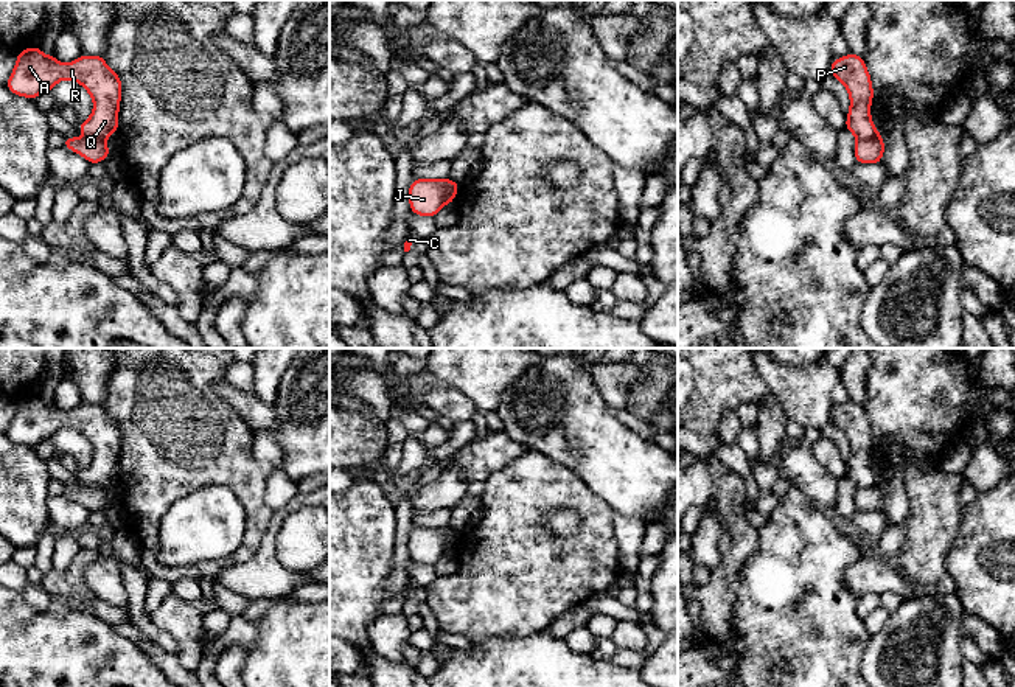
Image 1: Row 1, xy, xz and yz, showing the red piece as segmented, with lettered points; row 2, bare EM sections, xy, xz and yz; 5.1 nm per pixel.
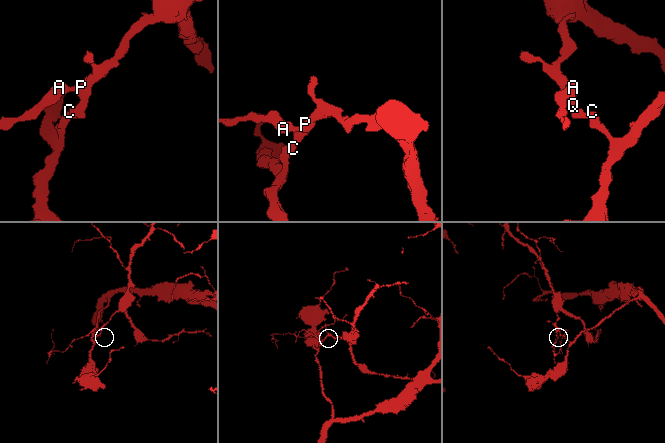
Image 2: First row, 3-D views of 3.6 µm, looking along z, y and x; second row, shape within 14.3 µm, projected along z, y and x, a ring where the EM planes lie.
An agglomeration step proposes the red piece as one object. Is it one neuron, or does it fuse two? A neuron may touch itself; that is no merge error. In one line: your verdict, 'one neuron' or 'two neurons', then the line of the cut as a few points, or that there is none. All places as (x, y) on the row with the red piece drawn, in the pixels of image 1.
two neurons | yz (878, 134), (857, 140)

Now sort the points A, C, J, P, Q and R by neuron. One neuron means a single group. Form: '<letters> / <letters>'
A P Q R / C J

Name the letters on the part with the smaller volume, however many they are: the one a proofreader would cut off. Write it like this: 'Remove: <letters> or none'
Remove: A, P, Q, R

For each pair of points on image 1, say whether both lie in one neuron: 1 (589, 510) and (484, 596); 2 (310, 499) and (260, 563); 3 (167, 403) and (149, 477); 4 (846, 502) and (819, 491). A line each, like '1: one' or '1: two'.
1: one
2: one
3: one
4: two

